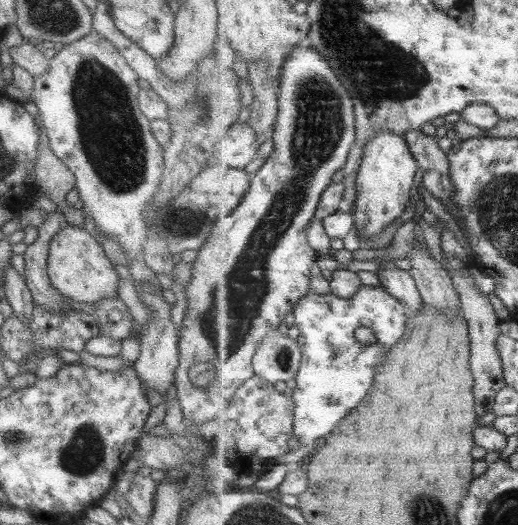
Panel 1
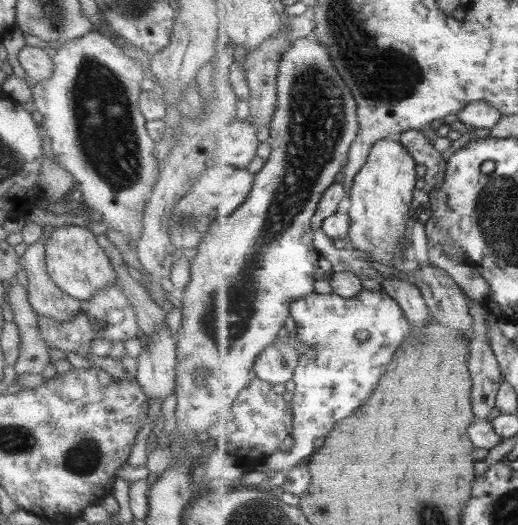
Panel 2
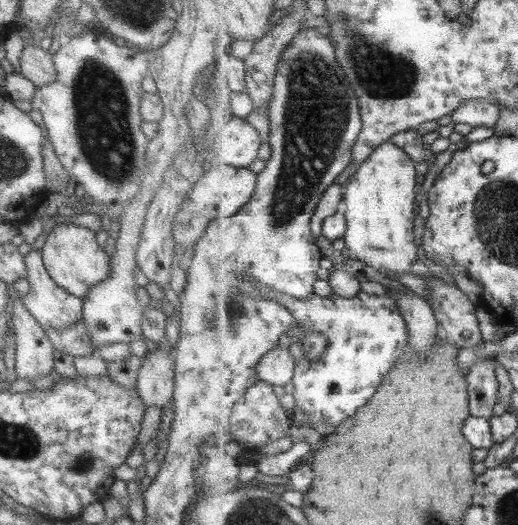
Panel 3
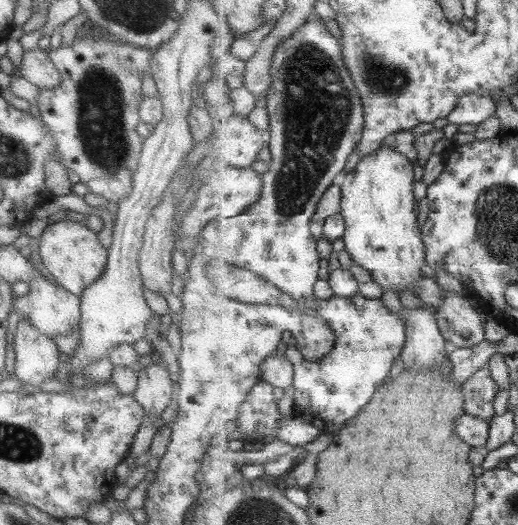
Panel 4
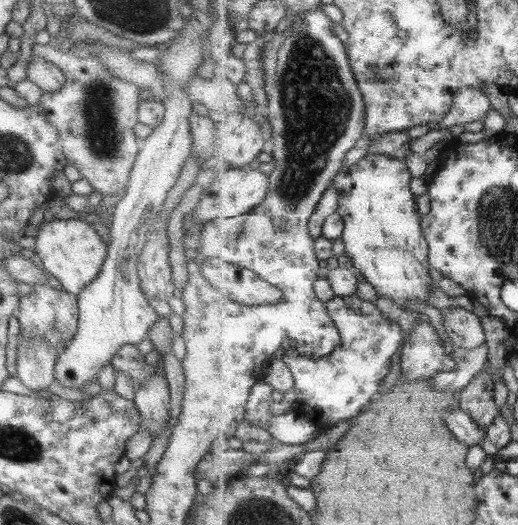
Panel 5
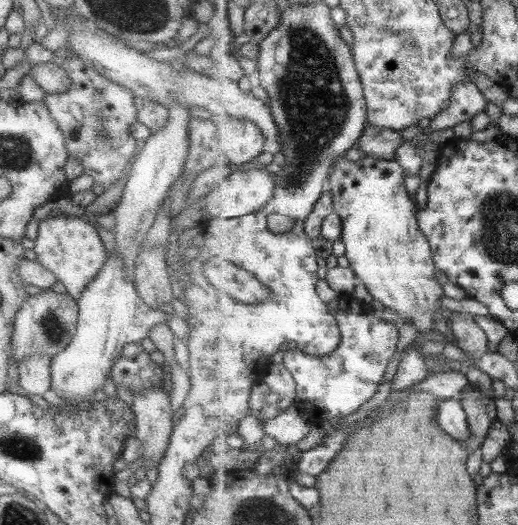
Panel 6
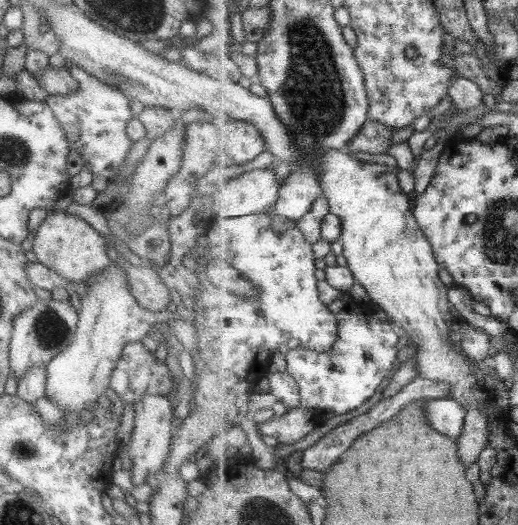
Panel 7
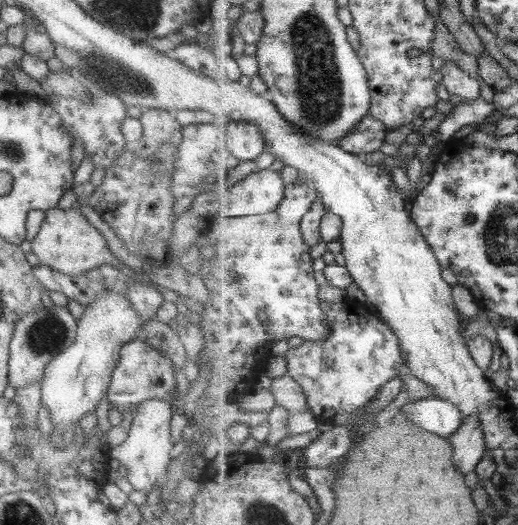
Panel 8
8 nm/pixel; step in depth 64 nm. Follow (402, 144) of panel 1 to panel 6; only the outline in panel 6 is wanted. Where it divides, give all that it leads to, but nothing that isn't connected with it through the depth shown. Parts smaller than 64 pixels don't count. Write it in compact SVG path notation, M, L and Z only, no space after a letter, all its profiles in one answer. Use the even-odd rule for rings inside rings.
M341 156L339 160L333 166L333 172L331 172L331 176L327 181L327 186L329 186L333 193L333 201L335 206L335 213L343 220L344 223L344 232L342 235L342 242L344 243L346 253L344 256L350 263L350 267L361 281L369 290L370 294L373 296L375 300L378 300L387 308L387 310L393 310L393 312L397 312L403 318L407 318L411 324L413 324L417 328L417 335L421 335L424 333L428 333L431 331L435 331L433 329L433 320L435 315L439 312L441 316L445 316L448 320L448 313L444 311L441 307L440 298L441 296L445 296L444 285L439 283L439 280L435 278L435 270L436 262L433 261L432 258L432 245L430 244L425 234L420 230L420 224L418 221L418 206L415 206L415 202L413 202L413 198L409 196L409 192L407 192L407 188L405 188L405 170L403 170L403 166L399 164L395 159L389 160L384 159L379 156L365 156L363 159L359 159L358 161L350 161L345 158L345 156Z

